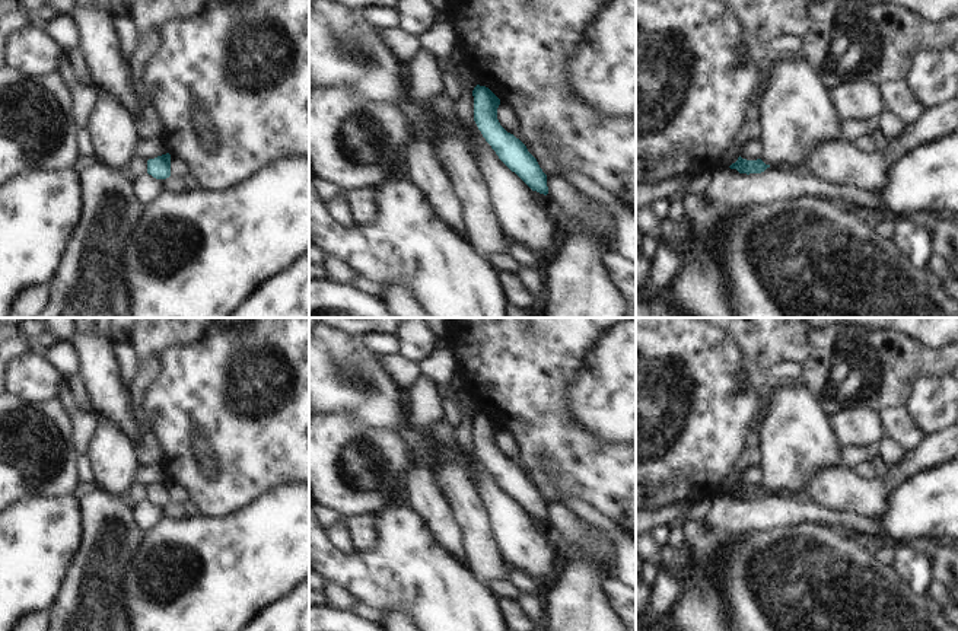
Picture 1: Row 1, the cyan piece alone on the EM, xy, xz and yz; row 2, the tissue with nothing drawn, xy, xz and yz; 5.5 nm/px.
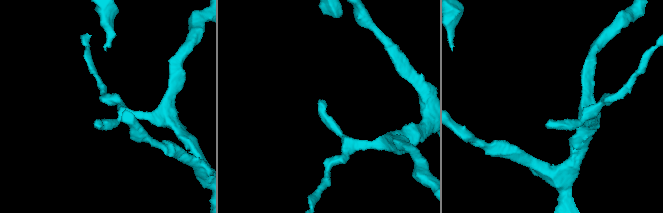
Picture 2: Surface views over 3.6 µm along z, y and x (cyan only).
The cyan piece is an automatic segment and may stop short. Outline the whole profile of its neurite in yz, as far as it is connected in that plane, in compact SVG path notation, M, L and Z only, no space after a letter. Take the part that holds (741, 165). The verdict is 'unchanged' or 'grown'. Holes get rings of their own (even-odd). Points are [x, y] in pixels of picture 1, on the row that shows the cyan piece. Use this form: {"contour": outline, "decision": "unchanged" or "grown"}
{"contour": "M739 156L738 160L732 163L729 168L736 169L739 173L749 175L749 173L761 173L767 168L770 168L770 165L766 165L761 159L747 160Z", "decision": "unchanged"}

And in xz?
{"contour": "M477 85L474 96L474 121L499 159L515 172L532 191L547 195L547 175L526 146L507 133L497 119L500 99L486 86Z", "decision": "unchanged"}

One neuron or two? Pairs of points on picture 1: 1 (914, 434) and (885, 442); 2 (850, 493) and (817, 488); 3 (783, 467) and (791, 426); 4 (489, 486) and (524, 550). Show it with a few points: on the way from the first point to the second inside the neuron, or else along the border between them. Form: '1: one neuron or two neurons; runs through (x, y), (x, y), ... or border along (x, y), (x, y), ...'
1: two neurons; border along (884, 433), (904, 448)
2: one neuron; runs through (842, 488), (826, 488)
3: one neuron; runs through (786, 456), (791, 448), (791, 436)
4: one neuron; runs through (497, 502), (516, 534)

